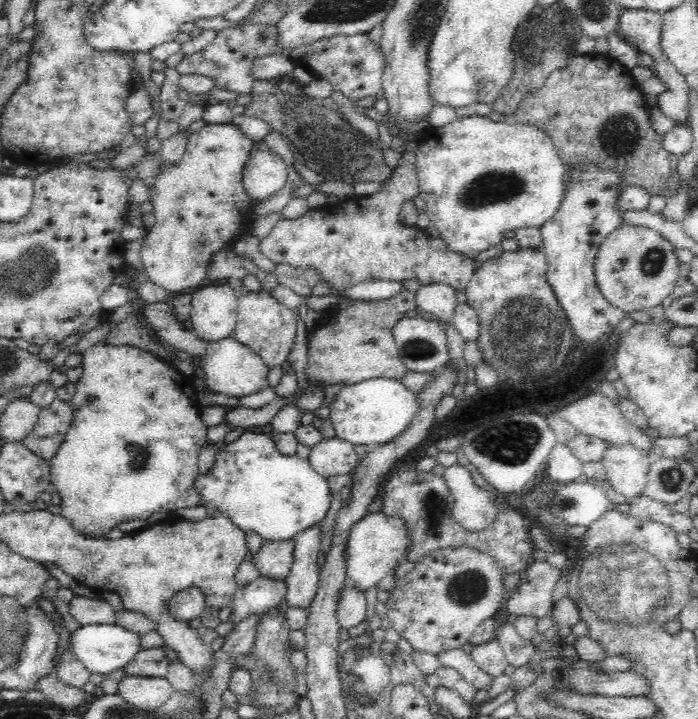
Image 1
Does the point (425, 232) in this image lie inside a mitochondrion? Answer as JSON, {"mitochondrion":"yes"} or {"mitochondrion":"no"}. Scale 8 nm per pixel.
{"mitochondrion":"no"}

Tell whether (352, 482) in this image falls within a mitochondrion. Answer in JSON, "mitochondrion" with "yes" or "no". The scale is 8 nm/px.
{"mitochondrion":"no"}

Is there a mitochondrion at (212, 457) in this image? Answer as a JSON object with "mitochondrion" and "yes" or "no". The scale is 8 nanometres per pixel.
{"mitochondrion":"no"}

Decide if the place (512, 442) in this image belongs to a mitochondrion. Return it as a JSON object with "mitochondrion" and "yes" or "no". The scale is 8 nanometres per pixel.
{"mitochondrion":"yes"}

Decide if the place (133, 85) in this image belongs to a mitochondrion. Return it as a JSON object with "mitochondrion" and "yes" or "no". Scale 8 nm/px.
{"mitochondrion":"no"}

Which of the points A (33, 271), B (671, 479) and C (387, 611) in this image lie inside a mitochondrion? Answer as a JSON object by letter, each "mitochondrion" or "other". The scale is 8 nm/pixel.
{"A":"mitochondrion","B":"mitochondrion","C":"other"}

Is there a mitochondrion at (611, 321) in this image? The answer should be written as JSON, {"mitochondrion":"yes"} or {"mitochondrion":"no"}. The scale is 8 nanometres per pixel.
{"mitochondrion":"no"}

